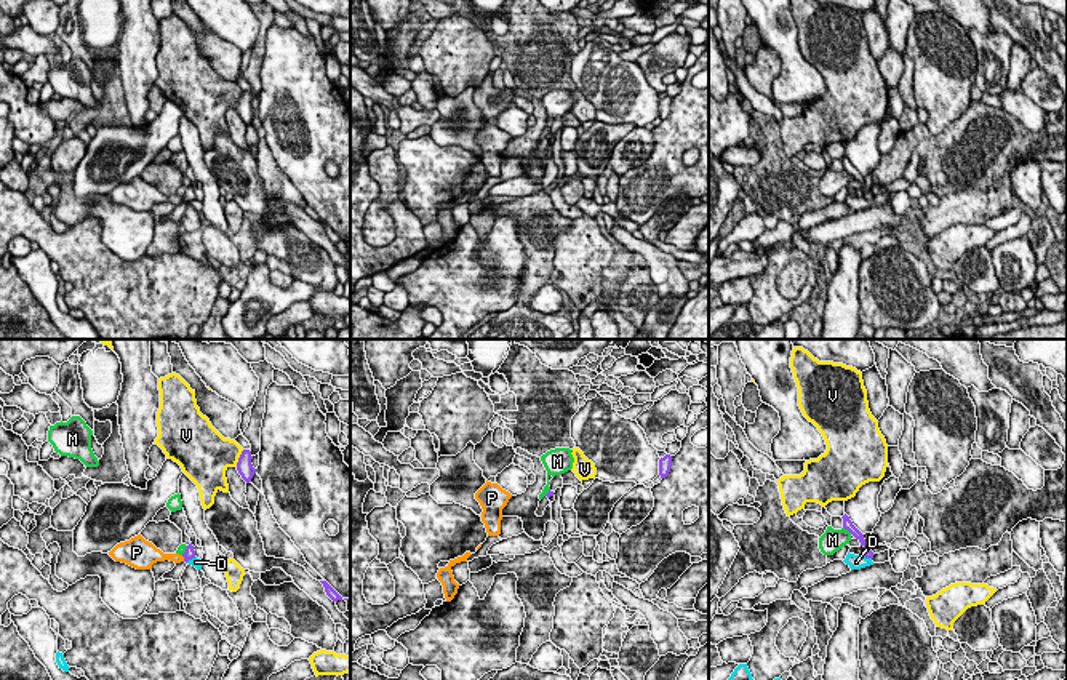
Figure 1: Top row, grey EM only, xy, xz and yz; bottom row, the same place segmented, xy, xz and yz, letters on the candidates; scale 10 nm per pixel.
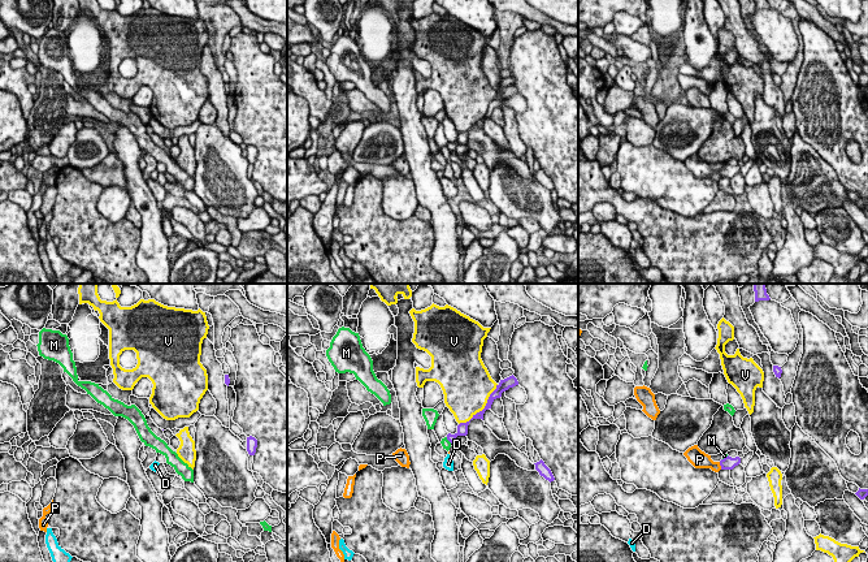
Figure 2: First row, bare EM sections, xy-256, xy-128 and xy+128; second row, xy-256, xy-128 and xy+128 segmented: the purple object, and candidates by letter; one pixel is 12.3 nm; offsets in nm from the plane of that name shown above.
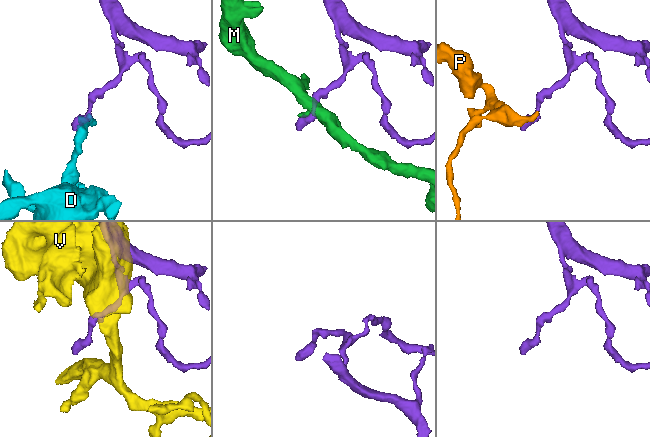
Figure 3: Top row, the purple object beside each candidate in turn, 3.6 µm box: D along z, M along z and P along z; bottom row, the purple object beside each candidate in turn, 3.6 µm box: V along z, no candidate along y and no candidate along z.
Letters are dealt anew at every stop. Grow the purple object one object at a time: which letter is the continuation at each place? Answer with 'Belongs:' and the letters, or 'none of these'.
Belongs: none of these

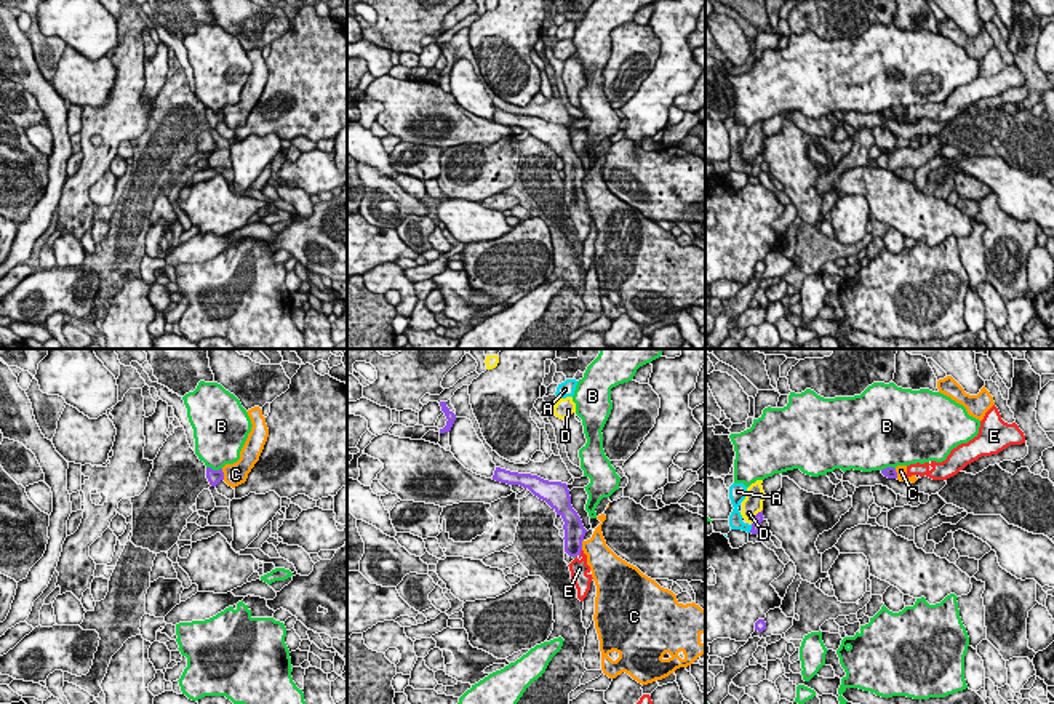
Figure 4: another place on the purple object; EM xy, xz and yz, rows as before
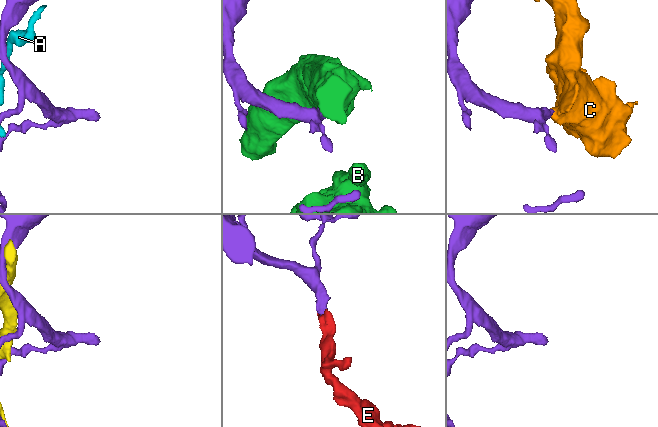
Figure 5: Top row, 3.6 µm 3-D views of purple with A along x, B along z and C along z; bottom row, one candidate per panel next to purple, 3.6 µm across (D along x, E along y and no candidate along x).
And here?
Belongs: E

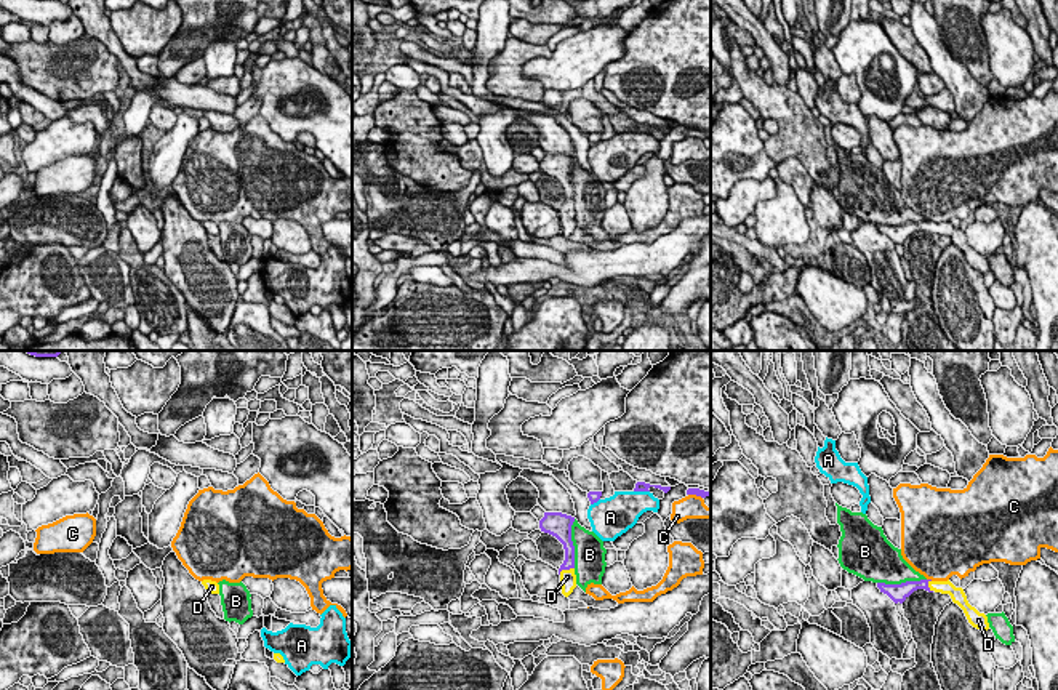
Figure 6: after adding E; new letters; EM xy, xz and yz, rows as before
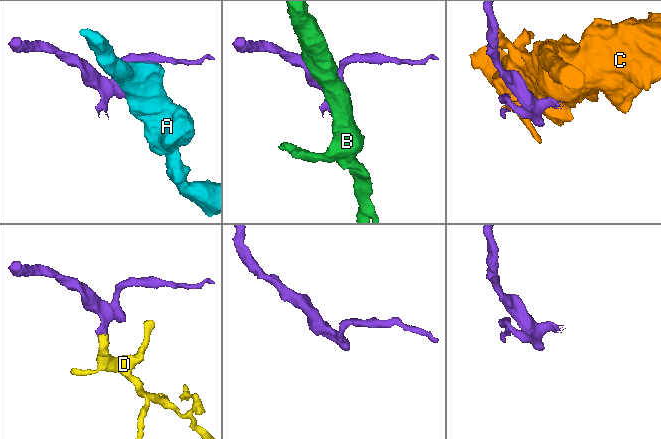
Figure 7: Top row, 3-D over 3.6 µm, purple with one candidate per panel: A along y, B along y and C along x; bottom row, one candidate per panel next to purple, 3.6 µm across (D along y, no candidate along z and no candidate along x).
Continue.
Belongs: D

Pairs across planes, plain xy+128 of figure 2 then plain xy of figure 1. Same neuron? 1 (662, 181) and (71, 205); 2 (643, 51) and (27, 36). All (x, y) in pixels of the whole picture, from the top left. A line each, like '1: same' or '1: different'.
1: same
2: same

